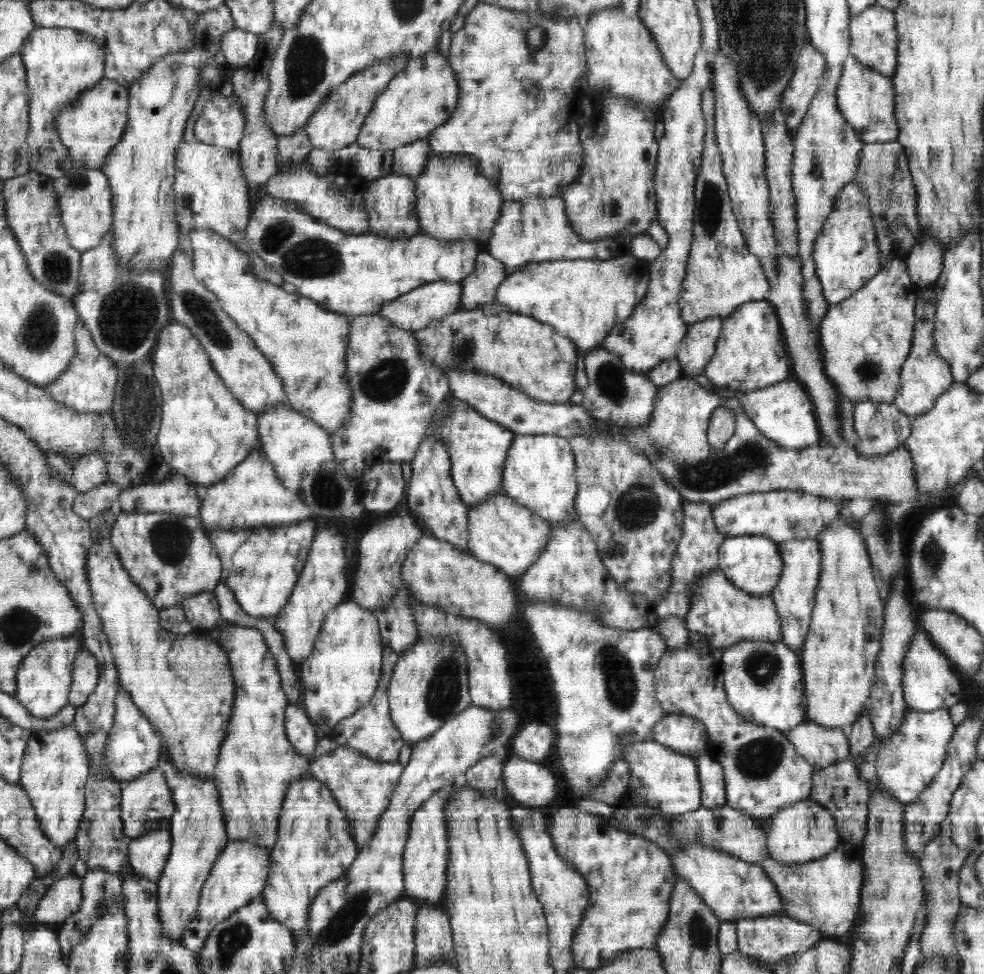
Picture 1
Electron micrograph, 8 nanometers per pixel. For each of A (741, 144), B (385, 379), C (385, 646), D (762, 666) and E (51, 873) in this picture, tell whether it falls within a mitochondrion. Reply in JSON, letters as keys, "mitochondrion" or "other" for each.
{"A":"other","B":"mitochondrion","C":"other","D":"mitochondrion","E":"other"}

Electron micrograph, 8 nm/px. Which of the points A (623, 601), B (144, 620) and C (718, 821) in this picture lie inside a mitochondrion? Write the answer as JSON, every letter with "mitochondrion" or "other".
{"A":"other","B":"other","C":"other"}

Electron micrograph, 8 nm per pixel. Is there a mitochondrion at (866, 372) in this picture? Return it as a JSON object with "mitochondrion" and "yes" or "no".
{"mitochondrion":"yes"}

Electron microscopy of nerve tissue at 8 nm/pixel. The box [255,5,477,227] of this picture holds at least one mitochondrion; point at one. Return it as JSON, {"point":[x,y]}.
{"point":[306,67]}

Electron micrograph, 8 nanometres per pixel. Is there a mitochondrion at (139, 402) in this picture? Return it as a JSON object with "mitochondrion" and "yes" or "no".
{"mitochondrion":"yes"}

